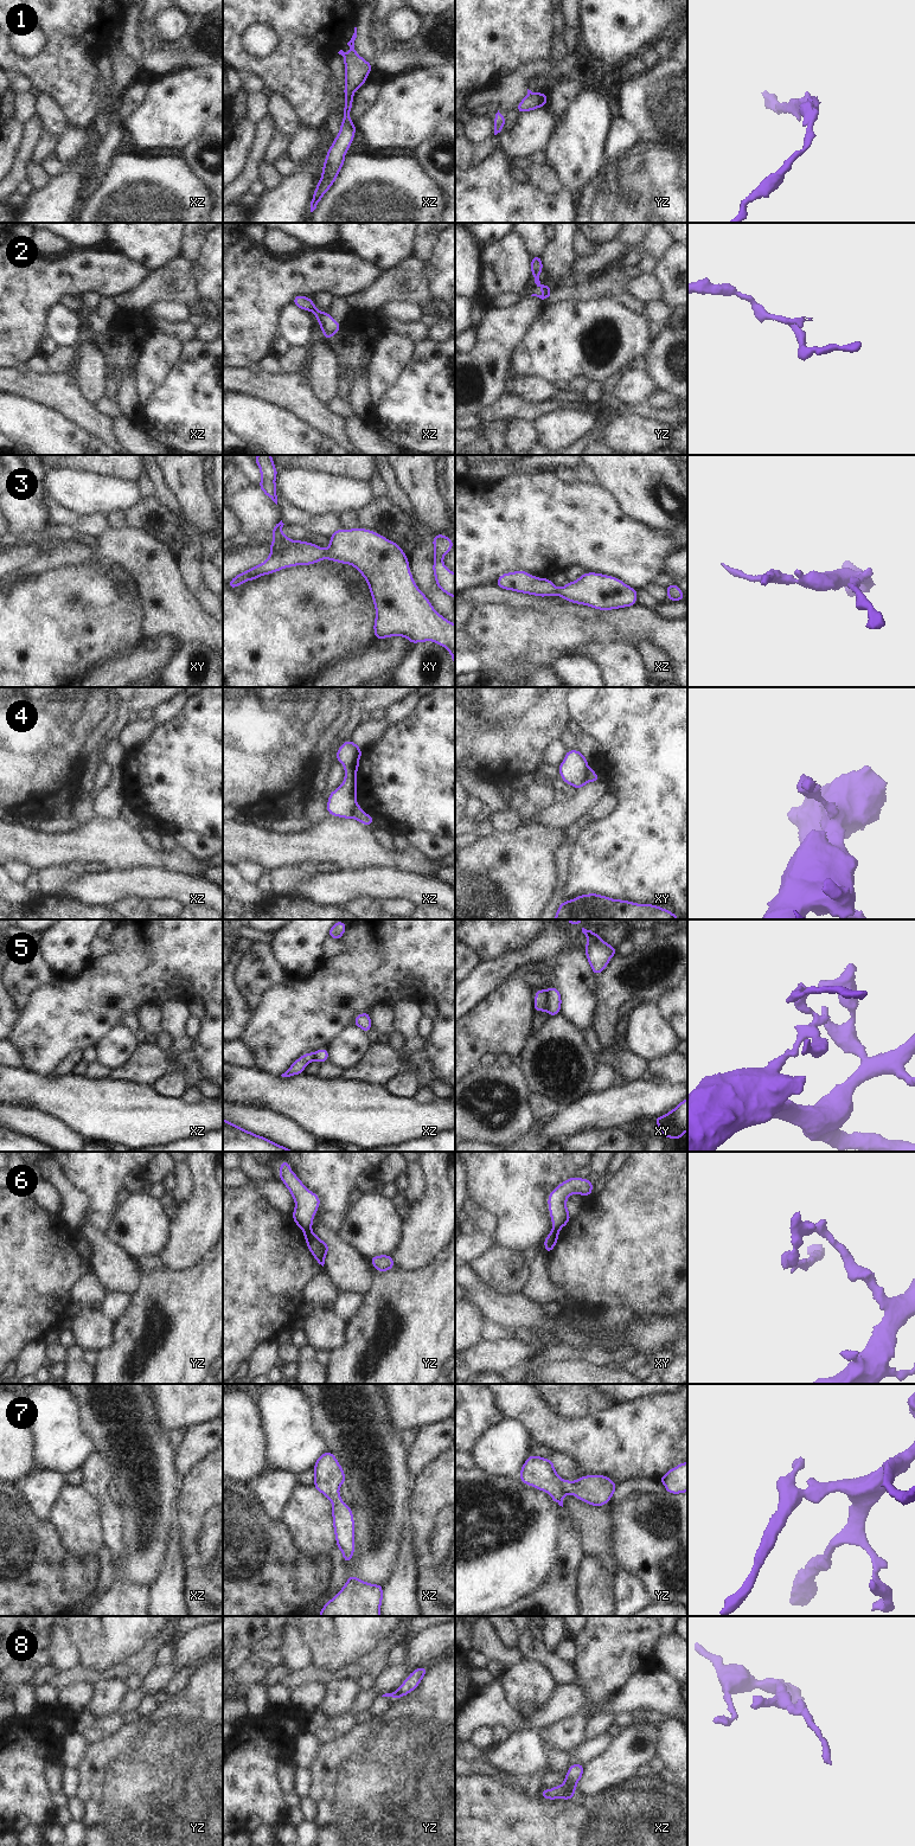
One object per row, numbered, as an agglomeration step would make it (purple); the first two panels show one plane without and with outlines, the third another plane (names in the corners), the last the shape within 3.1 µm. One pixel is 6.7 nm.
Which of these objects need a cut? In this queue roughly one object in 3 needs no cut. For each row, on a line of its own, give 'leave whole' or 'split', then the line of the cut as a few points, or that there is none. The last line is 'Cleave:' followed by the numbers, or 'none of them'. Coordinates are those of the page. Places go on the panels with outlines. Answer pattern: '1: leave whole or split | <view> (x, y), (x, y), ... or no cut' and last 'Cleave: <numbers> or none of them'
1: split | xz (351, 46), (356, 52)
2: split | xz (314, 306), (312, 312)
3: leave whole | no cut
4: split | xy (588, 767), (587, 781)
5: split | xy (546, 991), (544, 1010)
6: split | yz (311, 1229), (305, 1231)
7: leave whole | no cut
8: split | xz (564, 1784), (564, 1793), (561, 1796)
Cleave: 1, 2, 4, 5, 6, 8

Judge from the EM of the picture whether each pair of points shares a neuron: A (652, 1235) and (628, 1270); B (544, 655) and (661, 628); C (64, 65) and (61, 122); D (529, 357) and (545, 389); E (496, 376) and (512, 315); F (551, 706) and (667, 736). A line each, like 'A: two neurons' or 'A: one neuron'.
A: one neuron
B: one neuron
C: two neurons
D: two neurons
E: one neuron
F: two neurons

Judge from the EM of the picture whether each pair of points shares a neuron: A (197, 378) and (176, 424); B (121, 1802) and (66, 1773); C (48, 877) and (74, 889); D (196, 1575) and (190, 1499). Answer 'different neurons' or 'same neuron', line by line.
A: same neuron
B: different neurons
C: different neurons
D: same neuron

